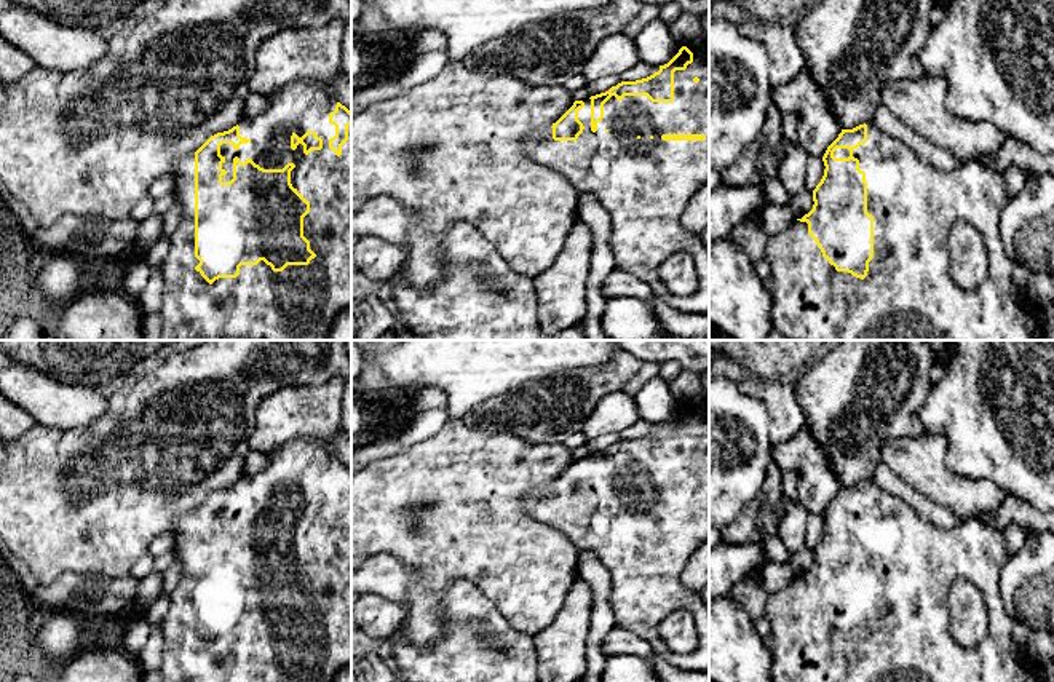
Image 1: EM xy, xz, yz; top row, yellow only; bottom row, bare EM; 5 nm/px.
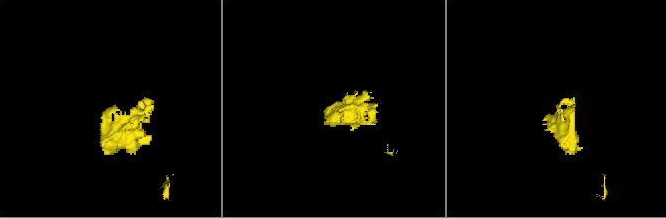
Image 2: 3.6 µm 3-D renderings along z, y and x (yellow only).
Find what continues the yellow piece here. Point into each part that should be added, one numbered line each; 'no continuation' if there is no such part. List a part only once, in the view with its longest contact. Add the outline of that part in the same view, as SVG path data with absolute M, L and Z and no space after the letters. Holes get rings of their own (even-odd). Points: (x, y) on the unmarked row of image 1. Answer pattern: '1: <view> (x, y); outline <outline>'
1: xy (301, 652); outline M294 438L271 450L270 463L252 476L241 476L240 494L248 495L238 508L232 502L220 503L225 516L222 540L233 537L233 516L241 521L251 516L264 527L283 527L294 521L291 529L292 545L310 561L310 570L303 575L303 594L316 612L308 623L287 623L283 629L273 629L260 618L257 623L241 623L236 636L219 636L209 642L195 625L195 511L177 517L171 532L176 535L174 551L182 565L182 577L171 594L171 605L163 620L164 652L160 666L161 682L332 682L335 674L351 663L351 482L348 498L337 514L329 506L329 497L335 494L335 484L329 481L329 471L337 458L315 438ZM315 489L323 497L321 508L303 511L303 503L291 506L291 494L302 495Z

